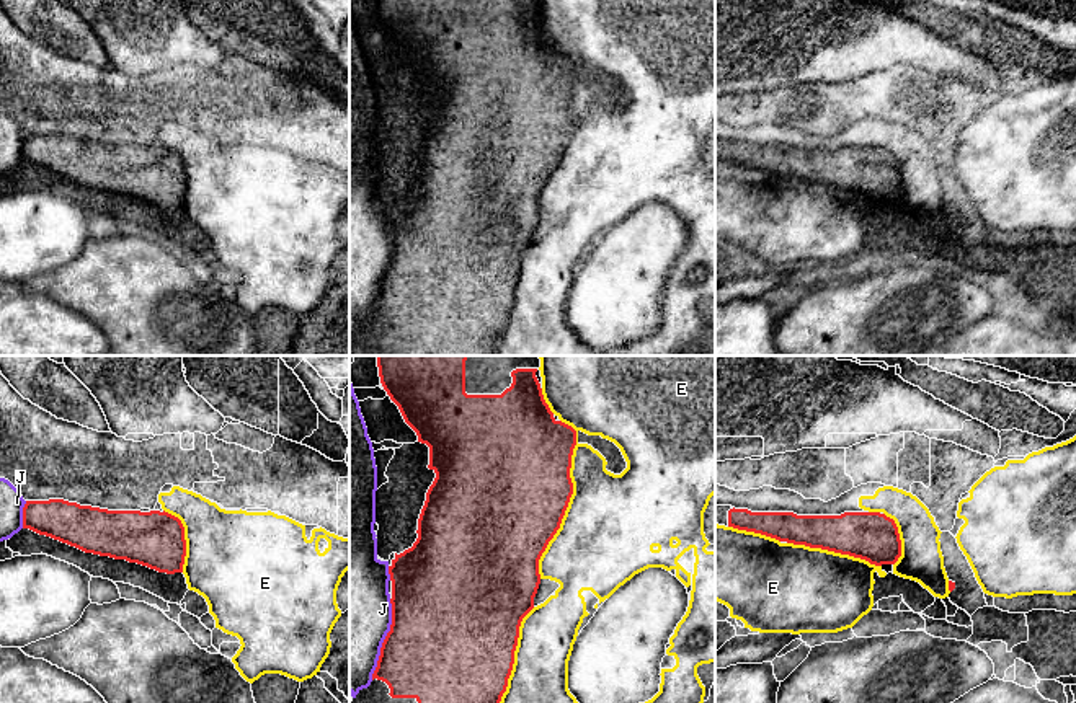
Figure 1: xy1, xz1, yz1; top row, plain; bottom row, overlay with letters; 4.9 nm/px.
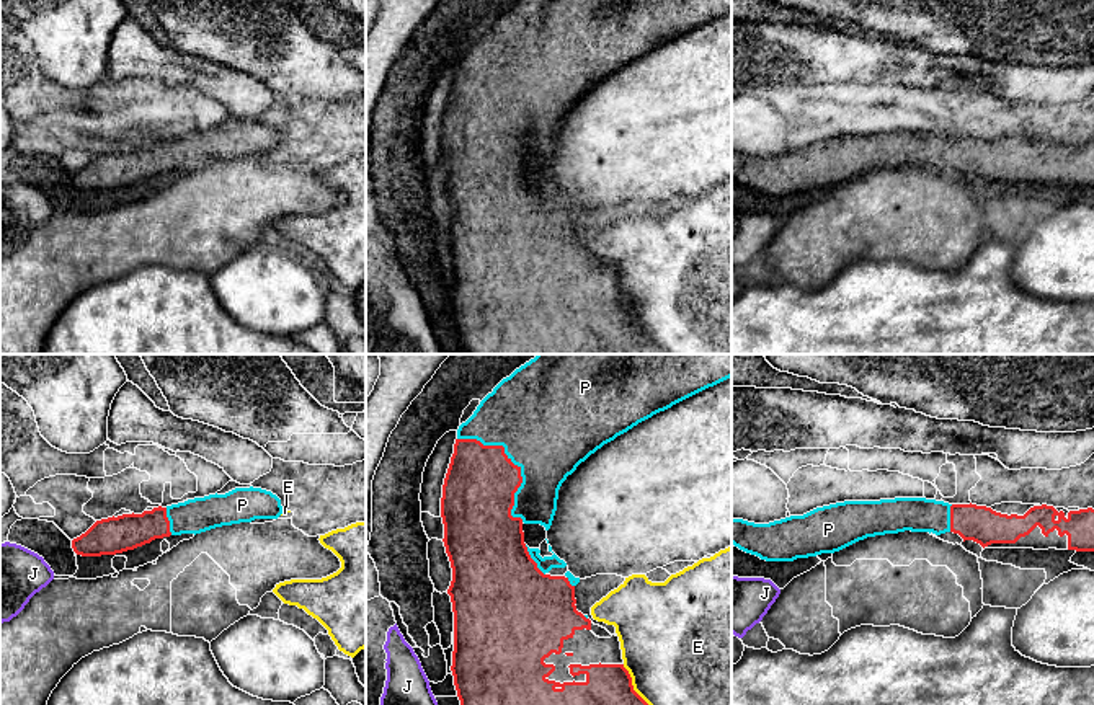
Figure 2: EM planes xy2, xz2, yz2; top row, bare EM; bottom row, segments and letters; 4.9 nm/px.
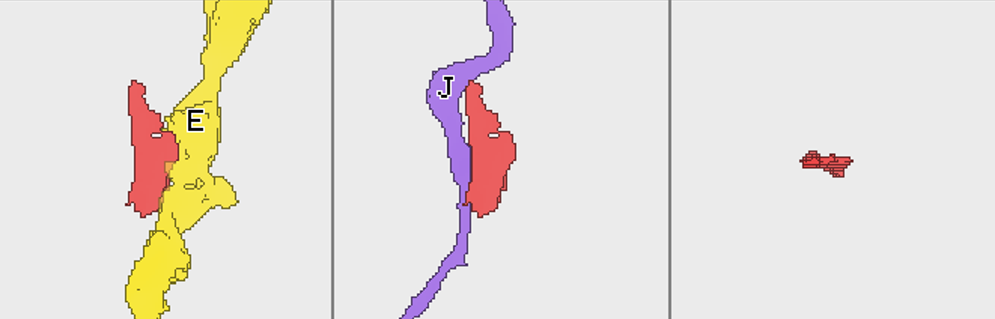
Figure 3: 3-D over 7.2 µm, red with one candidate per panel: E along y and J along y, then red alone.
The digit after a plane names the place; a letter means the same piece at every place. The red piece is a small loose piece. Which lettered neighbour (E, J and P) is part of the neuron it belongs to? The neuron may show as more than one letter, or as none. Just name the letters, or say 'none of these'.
P

